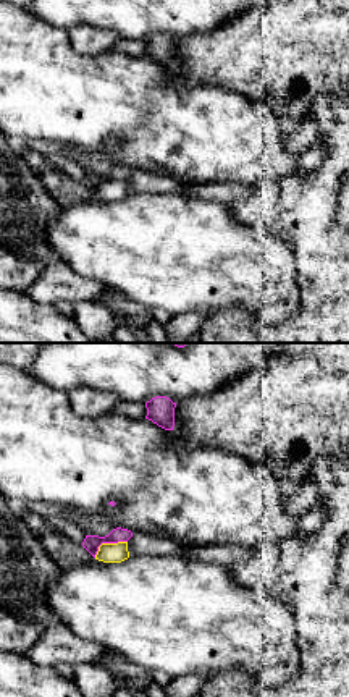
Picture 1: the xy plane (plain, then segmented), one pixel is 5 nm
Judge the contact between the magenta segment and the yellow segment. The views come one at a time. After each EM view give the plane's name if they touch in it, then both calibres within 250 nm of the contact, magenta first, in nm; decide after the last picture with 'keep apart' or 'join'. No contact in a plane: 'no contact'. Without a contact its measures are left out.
meets magenta in xy; 80 nm thick on the magenta side, 100 nm on the other

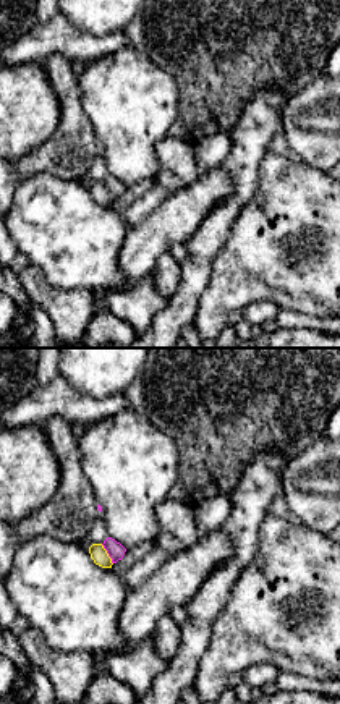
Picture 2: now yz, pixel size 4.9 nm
meets magenta in yz; 90 nm thick on the magenta side, 80 nm on the other

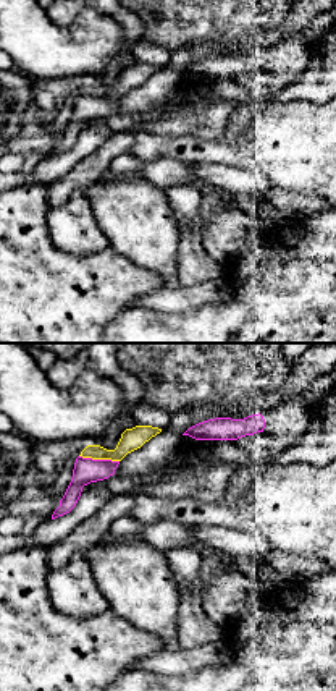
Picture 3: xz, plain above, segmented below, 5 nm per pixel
meets magenta in xz; 130 nm thick on the magenta side, 110 nm on the other

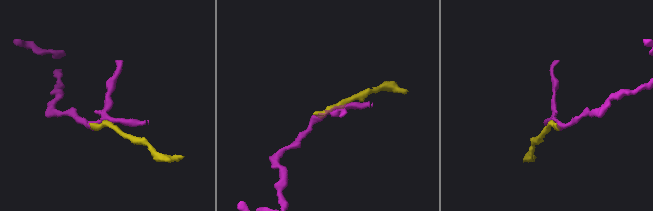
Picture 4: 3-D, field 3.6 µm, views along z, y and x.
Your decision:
keep apart

